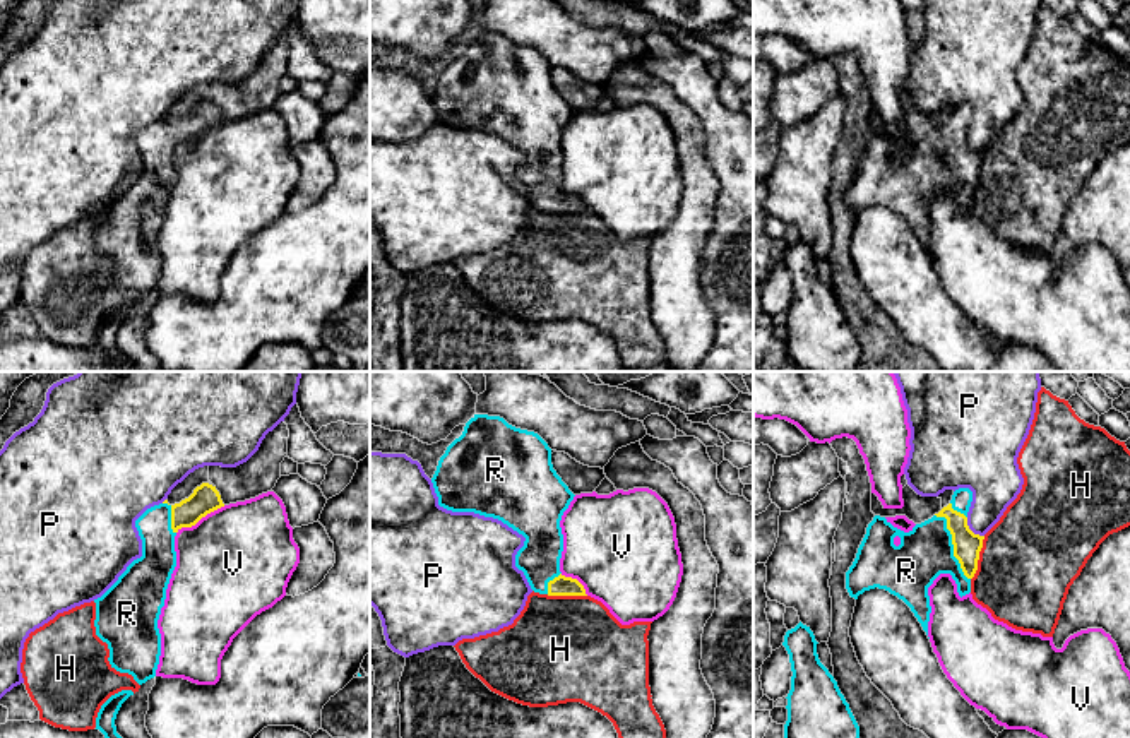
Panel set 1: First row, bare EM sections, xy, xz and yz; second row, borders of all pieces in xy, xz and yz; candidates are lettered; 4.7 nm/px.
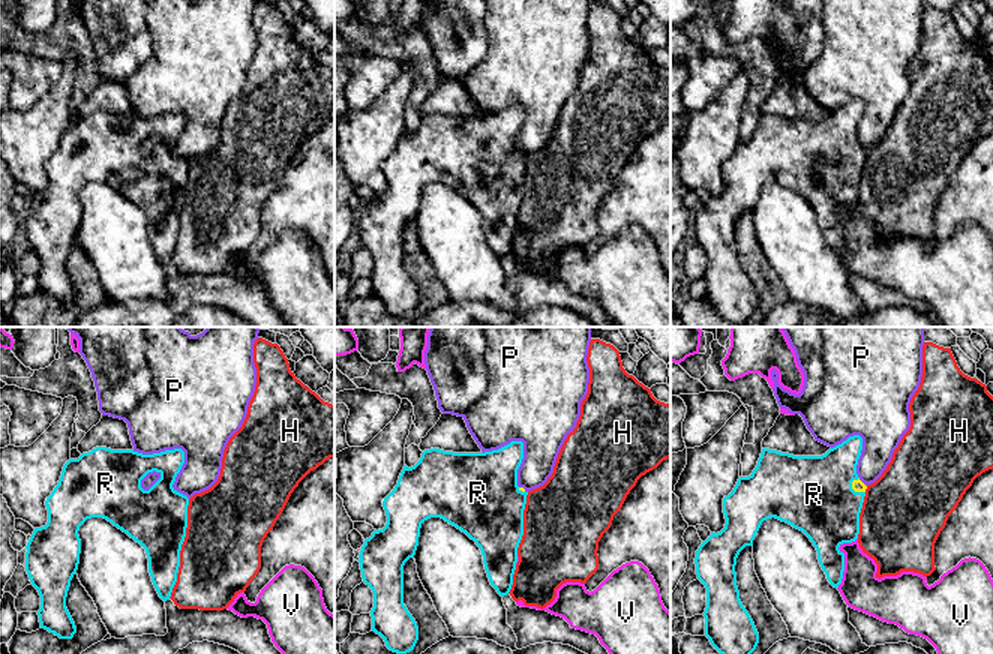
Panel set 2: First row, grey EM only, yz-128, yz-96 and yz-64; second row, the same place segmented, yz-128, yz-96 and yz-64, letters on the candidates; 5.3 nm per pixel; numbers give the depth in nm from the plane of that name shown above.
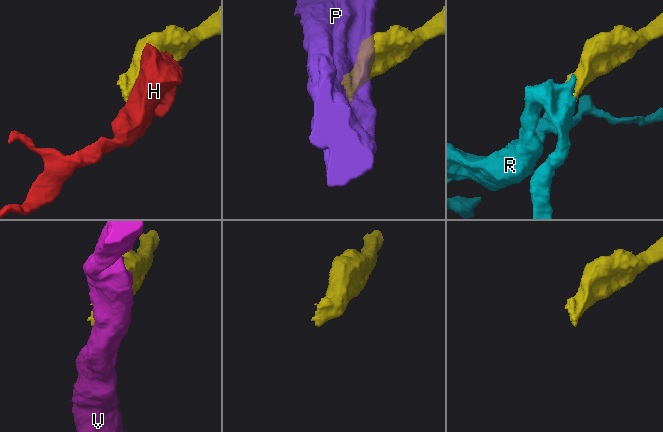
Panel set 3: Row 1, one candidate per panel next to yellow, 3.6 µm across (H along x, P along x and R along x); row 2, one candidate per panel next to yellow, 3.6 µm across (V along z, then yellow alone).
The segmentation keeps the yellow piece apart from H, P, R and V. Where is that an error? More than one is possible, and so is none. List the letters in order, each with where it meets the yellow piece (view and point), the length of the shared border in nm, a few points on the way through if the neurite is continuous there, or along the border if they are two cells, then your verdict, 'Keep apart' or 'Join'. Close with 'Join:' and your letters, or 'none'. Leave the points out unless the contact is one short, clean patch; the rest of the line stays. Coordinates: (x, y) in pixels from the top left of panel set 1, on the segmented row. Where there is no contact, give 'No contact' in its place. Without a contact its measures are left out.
H: Touches yellow at yz (978, 559). Shared border 220 nm. Keep apart
P: Touches yellow at yz (969, 529). Shared border 130 nm. Keep apart
R: Touches yellow at yz (952, 543). Shared border 360 nm. Path across: yz (968, 545), (952, 543), (930, 548), (908, 571). Join
V: Touches yellow at xy (201, 517). Shared border 260 nm. Keep apart
Join: R

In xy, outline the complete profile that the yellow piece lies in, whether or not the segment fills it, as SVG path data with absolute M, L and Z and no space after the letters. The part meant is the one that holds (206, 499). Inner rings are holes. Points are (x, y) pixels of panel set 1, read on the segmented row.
M202 483L180 503L147 509L135 527L142 556L134 560L96 603L96 635L108 644L110 664L142 685L156 676L161 656L158 620L176 567L175 536L224 507L219 491Z

